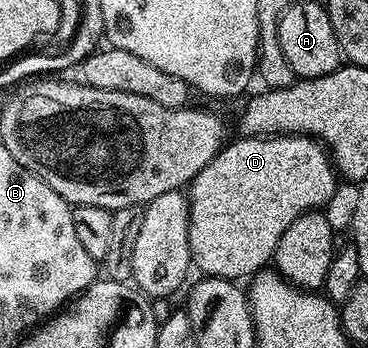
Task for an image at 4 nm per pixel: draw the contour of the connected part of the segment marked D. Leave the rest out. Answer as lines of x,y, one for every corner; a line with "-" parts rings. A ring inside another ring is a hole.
271,135
269,137
243,137
223,144
222,150
188,186
190,218
188,219
188,243
190,259
195,270
207,277
223,277
237,282
238,277
253,278
271,264
280,235
292,227
301,215
321,210
334,197
338,189
339,174
334,162
321,141
305,135

